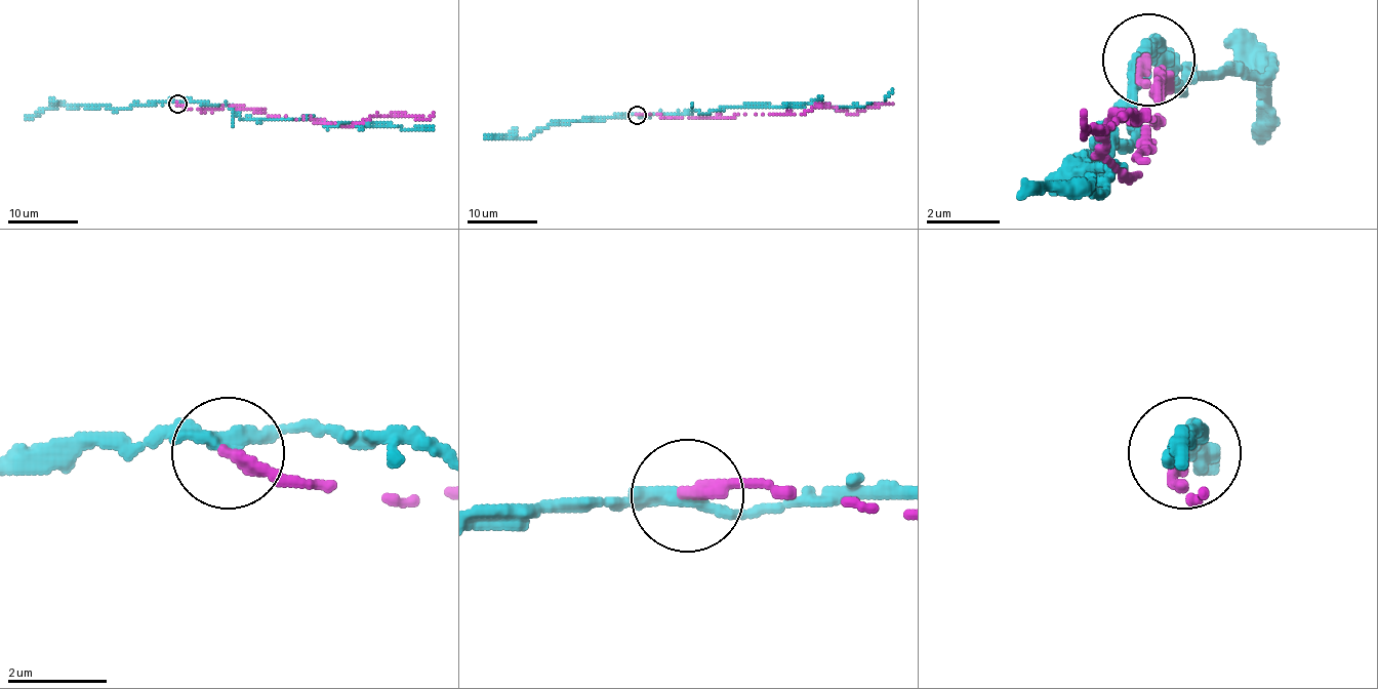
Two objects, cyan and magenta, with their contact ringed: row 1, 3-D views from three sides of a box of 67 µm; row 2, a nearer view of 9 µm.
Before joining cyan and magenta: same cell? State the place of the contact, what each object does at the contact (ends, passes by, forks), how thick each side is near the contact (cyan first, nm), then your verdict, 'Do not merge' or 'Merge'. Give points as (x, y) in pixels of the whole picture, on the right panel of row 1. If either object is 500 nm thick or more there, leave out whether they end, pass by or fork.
Place: (1148, 59). At the ring cyan passes by. At the ring magenta ends. Thickness 280 nm (cyan) against 320 nm. Do not merge

